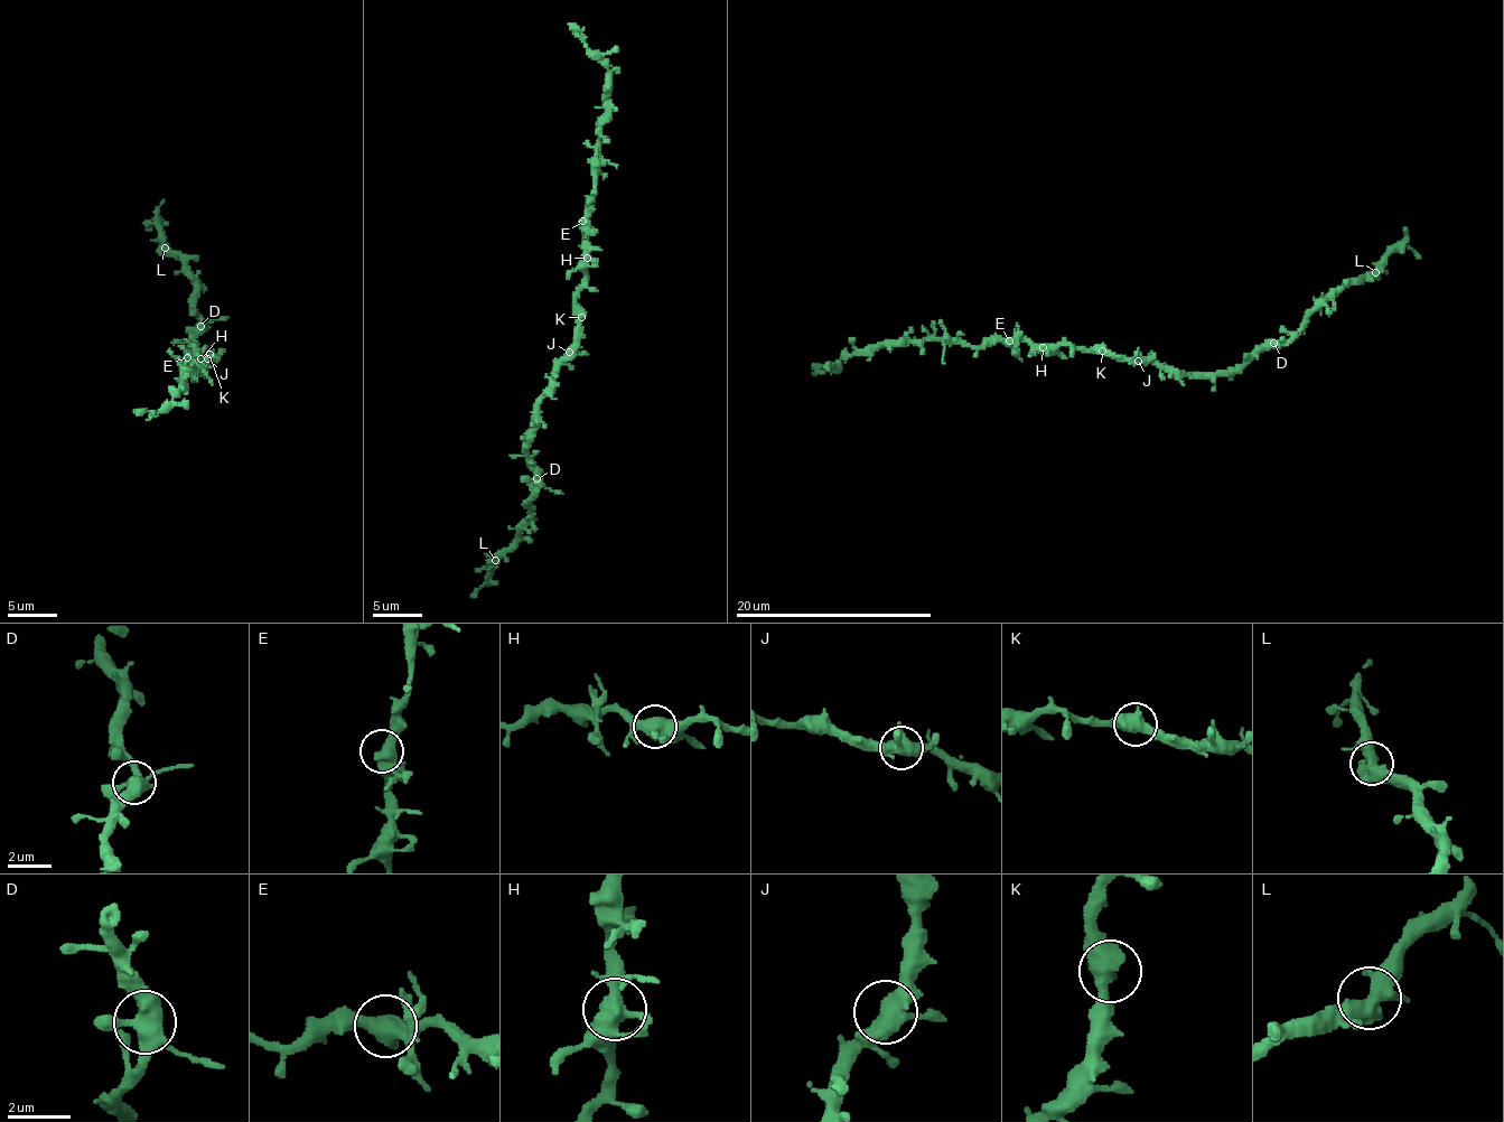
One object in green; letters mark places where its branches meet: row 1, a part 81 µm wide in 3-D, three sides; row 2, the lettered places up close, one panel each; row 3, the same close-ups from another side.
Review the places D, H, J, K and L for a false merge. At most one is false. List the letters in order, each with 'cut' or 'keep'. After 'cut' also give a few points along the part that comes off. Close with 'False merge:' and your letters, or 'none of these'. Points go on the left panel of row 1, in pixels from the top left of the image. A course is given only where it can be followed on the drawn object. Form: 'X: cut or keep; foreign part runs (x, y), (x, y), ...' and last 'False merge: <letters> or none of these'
D: keep
H: keep
J: keep
K: keep
L: keep
False merge: none of these

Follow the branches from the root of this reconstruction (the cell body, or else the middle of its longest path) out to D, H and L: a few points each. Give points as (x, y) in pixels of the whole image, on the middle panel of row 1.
D: (571, 345), (571, 355), (558, 367), (552, 387), (536, 402), (536, 429), (528, 455), (536, 478)
H: (571, 345), (577, 327), (576, 296), (585, 282), (586, 259)
L: (571, 345), (552, 387), (536, 402), (536, 429), (528, 449), (534, 476), (528, 499), (532, 514), (495, 560)

